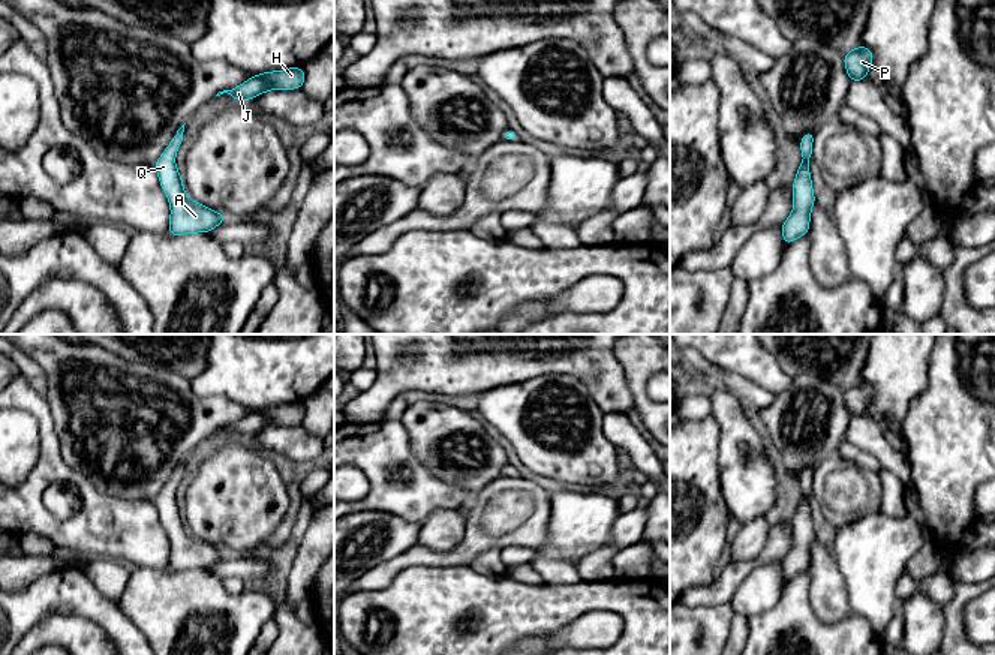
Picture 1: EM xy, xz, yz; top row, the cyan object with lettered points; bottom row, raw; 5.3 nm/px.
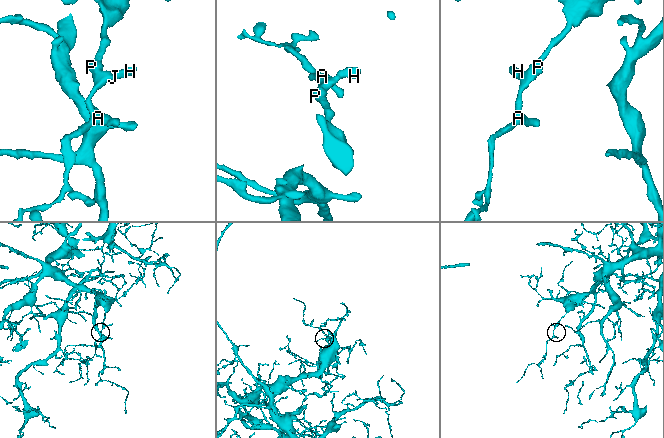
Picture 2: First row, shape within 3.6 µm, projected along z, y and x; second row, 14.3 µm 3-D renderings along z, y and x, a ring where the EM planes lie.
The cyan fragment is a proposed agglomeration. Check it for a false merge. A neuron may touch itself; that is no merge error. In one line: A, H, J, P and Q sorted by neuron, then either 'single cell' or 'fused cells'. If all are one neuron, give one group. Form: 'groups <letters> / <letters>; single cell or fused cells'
groups A H J P Q; single cell

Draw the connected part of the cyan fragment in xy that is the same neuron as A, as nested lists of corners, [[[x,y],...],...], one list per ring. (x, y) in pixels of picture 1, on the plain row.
[[[184,460],[177,466],[171,480],[154,499],[160,522],[169,537],[169,571],[207,570],[226,553],[186,531],[180,507],[175,502],[175,490],[183,477]]]

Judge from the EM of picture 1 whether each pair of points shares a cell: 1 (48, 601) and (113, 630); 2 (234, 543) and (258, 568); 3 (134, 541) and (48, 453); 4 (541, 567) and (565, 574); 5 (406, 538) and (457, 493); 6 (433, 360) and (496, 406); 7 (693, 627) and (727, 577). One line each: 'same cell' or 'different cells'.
1: same cell
2: different cells
3: same cell
4: same cell
5: different cells
6: different cells
7: different cells

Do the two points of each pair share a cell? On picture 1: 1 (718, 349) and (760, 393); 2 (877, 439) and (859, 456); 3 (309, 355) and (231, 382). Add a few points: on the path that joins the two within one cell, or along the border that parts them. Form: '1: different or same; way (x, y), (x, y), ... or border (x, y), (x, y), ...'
1: different; border (711, 361), (749, 378), (773, 394)
2: different; border (847, 439), (871, 453), (883, 465)
3: same; way (289, 355), (259, 355), (250, 363)

